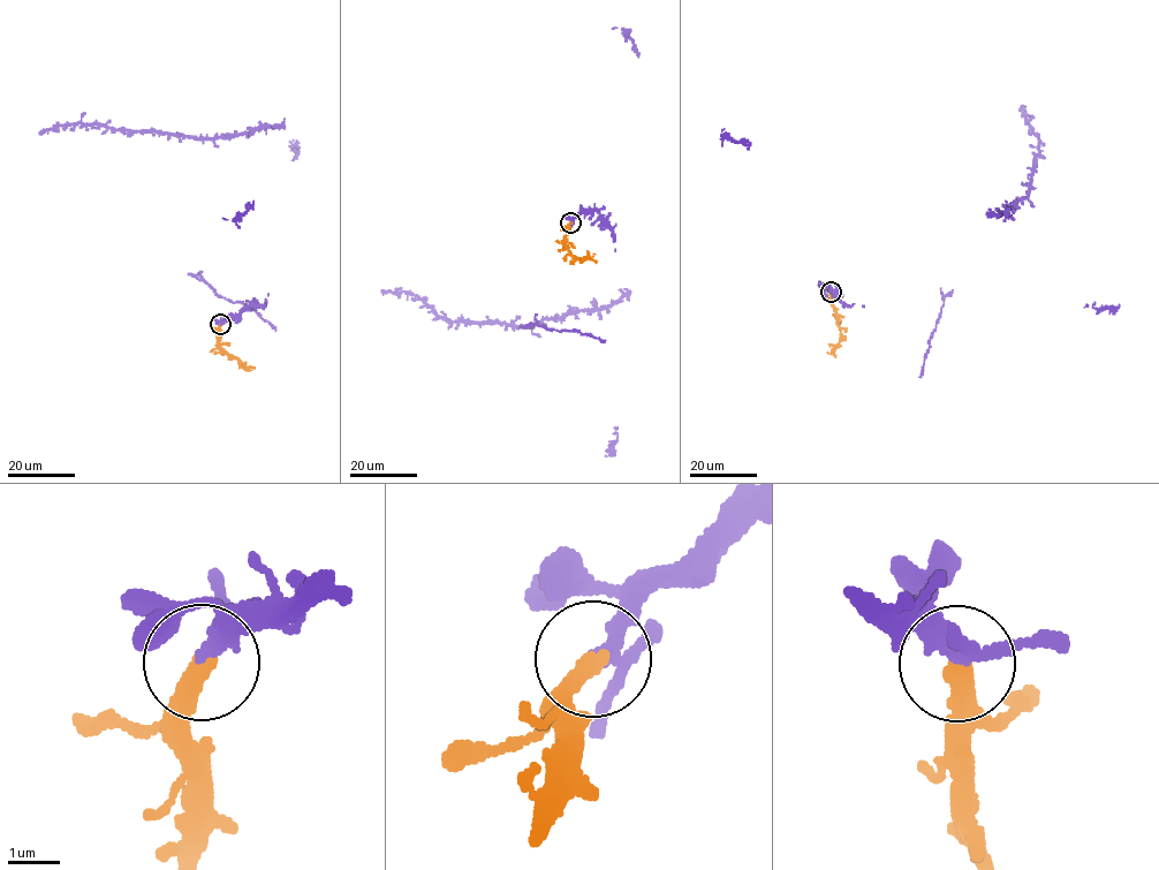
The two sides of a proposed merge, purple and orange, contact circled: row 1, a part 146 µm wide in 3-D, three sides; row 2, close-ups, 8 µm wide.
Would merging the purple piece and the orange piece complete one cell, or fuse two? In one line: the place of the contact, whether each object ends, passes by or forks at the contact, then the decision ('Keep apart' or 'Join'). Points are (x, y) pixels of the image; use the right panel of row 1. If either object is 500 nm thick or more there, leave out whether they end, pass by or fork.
Place: (831, 292). At the ring purple passes by. At the ring orange ends. Join

